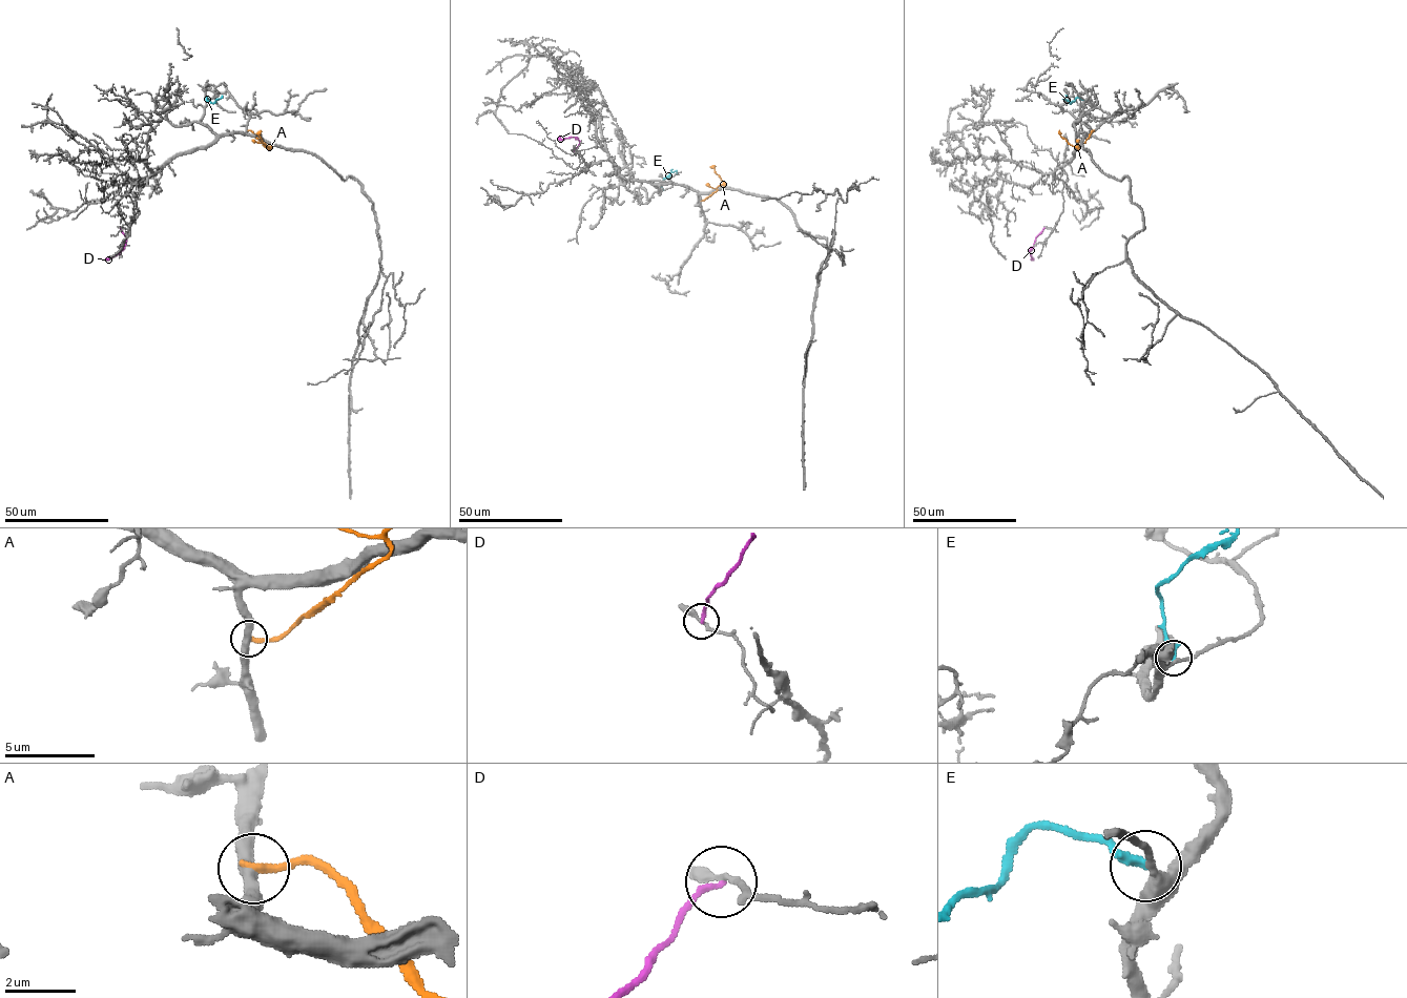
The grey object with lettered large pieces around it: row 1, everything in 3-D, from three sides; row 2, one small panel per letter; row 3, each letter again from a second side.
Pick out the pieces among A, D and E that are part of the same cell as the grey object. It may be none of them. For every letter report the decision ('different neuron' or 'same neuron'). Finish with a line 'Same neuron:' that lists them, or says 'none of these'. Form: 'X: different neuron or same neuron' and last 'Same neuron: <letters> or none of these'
A: different neuron
D: different neuron
E: different neuron
Same neuron: none of these

